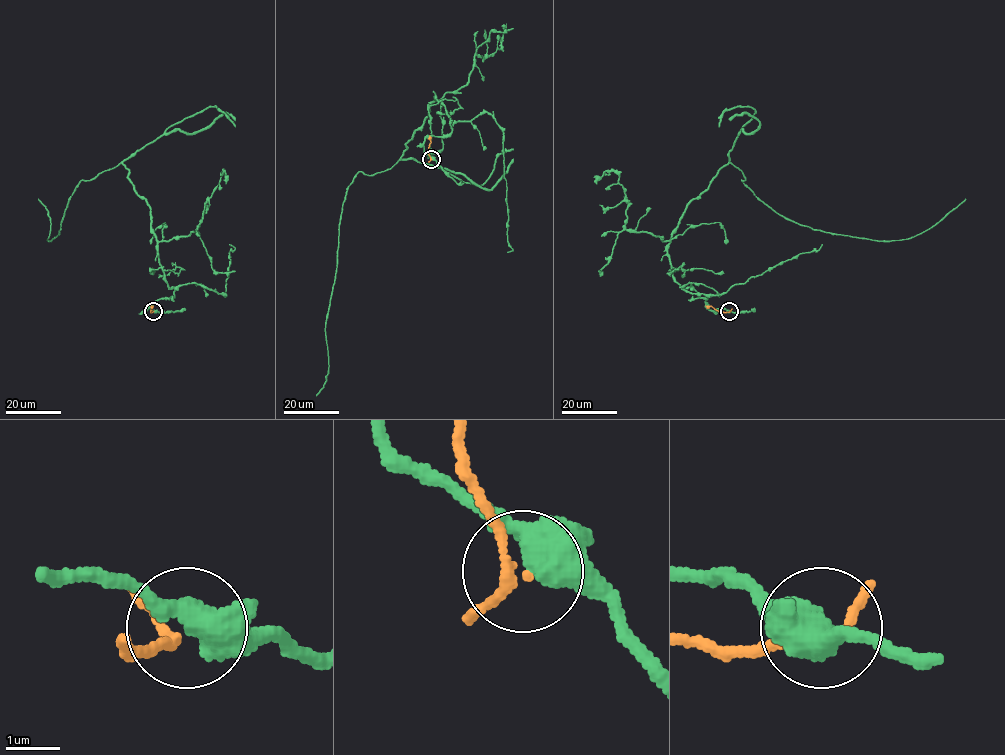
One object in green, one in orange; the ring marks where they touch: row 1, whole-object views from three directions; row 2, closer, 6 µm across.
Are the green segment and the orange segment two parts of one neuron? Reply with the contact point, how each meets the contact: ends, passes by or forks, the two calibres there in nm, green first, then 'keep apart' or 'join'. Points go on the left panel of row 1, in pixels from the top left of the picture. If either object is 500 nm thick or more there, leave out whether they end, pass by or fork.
place (153, 311); calibres 550 and 170 nm; keep apart

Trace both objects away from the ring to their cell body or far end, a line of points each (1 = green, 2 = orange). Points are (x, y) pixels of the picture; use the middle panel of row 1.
1: (431, 159), (424, 139), (452, 126), (436, 97), (398, 161), (349, 185), (316, 395)
2: (431, 159), (429, 135)

